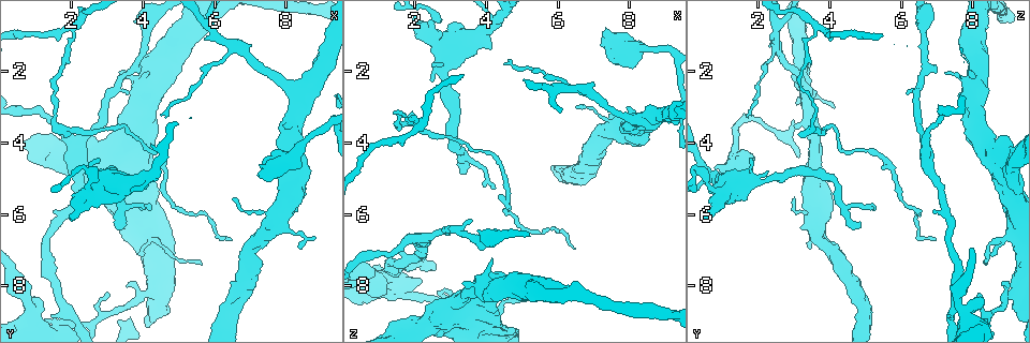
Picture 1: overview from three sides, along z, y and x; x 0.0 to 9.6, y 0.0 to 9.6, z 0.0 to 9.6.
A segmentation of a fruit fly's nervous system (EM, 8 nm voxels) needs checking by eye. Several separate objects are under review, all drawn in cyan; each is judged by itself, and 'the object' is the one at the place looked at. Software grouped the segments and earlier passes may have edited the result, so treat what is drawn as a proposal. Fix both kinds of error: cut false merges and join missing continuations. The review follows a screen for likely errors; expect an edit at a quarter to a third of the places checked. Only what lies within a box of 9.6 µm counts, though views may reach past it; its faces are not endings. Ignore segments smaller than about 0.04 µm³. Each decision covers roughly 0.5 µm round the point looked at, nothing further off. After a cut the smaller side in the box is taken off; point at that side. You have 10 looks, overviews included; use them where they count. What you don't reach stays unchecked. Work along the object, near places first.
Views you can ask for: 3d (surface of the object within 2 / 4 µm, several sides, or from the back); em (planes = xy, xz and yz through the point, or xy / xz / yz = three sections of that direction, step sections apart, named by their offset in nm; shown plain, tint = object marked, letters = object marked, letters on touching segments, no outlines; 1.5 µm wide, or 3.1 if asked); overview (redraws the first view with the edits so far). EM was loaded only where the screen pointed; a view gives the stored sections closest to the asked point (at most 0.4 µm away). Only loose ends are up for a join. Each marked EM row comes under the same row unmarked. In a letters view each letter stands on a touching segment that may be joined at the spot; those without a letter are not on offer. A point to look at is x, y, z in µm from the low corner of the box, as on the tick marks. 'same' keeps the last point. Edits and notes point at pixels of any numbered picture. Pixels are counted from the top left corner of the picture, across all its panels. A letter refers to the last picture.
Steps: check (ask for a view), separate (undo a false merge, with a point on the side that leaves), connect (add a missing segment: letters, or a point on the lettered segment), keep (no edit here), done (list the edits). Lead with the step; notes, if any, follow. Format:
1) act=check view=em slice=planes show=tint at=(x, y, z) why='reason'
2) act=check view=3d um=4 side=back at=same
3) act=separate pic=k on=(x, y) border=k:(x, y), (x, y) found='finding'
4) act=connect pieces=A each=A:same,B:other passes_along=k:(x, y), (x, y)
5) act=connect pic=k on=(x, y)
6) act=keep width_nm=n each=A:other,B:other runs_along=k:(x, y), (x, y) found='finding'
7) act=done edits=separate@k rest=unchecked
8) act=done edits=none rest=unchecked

act=check view=em slice=planes show=letters at=(4.20, 8.15, 9.10) why='sharp bend'

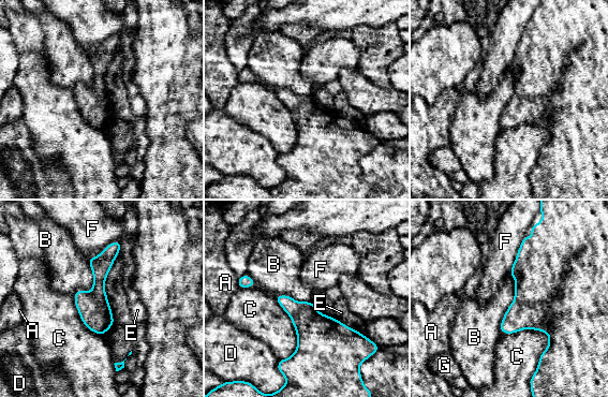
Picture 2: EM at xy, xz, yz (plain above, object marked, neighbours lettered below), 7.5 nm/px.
act=keep longest_contact=B:460nm each=A:other,B:other,C:other,D:other,E:other,F:other,G:other runs_along=2:(115, 247), (100, 266), (101, 332) found='continuous, no second neuron'

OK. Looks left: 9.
act=check view=em slice=xy step=4 show=tint at=(1.45, 9.05, 8.25)

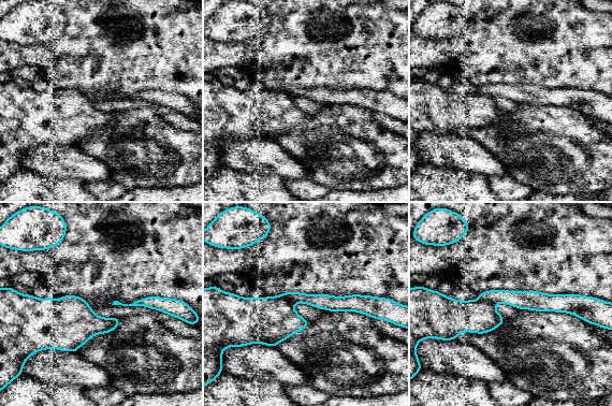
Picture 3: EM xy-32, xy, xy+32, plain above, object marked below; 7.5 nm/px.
act=check view=em slice=planes show=letters at=same

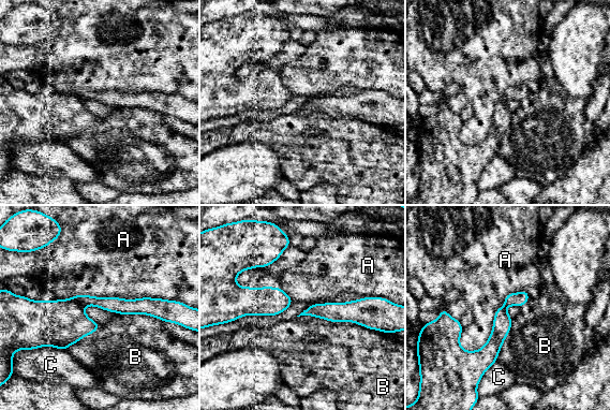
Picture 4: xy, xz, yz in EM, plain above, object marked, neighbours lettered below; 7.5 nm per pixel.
act=separate pic=4 on=(60, 323) each=A:other,B:other,C:other border=4:(69, 298), (83, 306) found='a second neuron is stuck on'

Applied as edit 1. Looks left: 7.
act=check view=overview why='redraw'

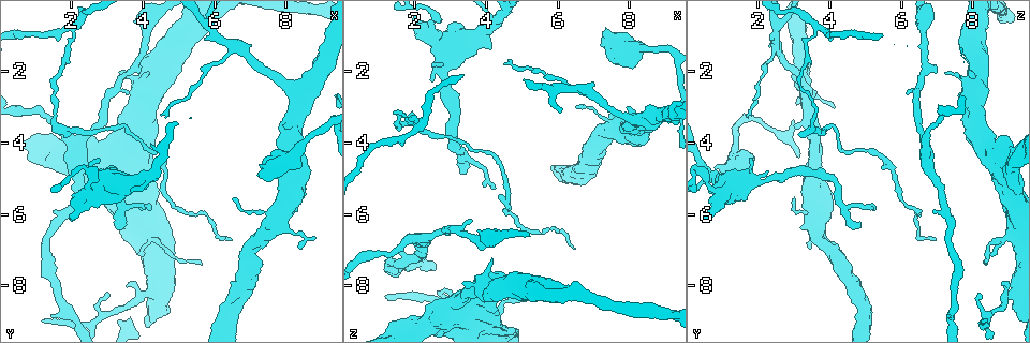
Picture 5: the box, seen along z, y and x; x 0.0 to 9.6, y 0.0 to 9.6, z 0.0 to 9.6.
act=check view=em slice=xz step=4 show=letters at=(3.50, 6.30, 4.90) why='an open end'

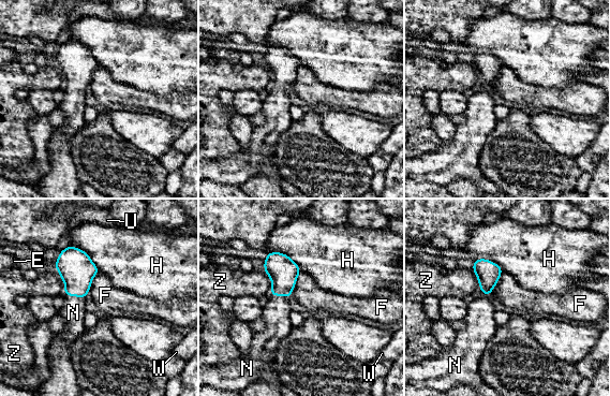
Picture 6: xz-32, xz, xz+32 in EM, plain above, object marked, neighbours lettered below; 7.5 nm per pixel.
act=connect pieces=N each=E:other,F:other,H:other,N:same,U:other,W:other,Z:other found='it goes on there'

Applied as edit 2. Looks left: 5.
act=check view=overview why='redraw'

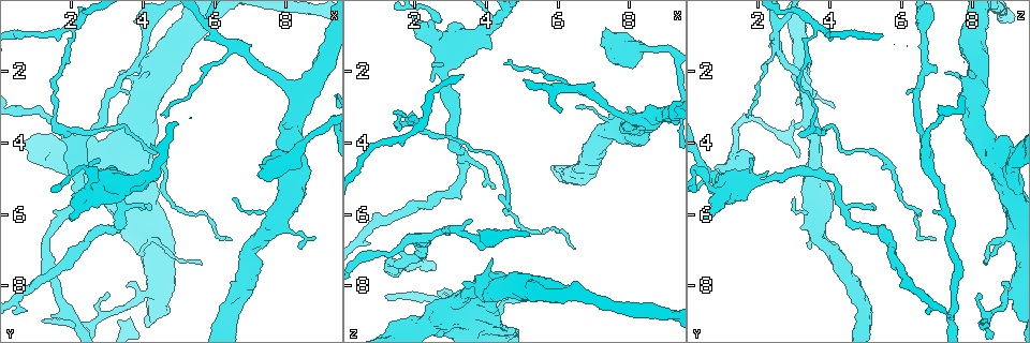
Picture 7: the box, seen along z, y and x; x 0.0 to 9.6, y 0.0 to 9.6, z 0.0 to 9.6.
act=check view=em slice=xy step=8 show=tint at=(7.30, 4.70, 0.75) why='free end'

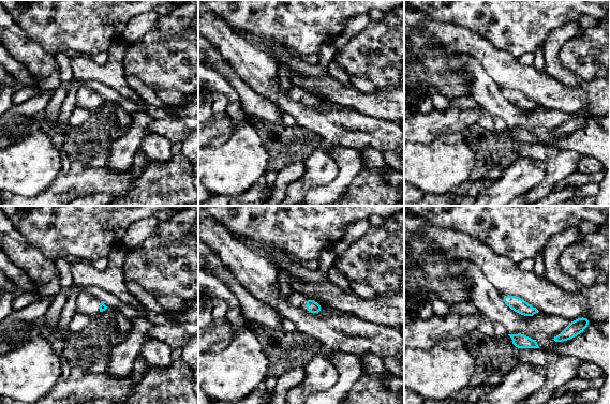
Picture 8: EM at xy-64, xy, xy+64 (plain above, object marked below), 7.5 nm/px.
act=check view=em slice=planes show=letters at=same why='another direction'

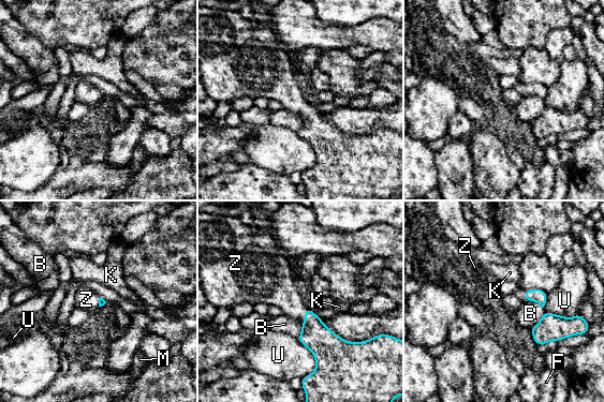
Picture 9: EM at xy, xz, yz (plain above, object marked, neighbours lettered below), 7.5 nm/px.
act=connect pieces=Z each=B:other,F:other,K:other,M:other,U:other,Z:same passes_along=9:(323, 343), (305, 315), (281, 292) found='it goes on there'

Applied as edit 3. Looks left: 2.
act=done edits=separate@4,connect@6,connect@9 rest=unchecked

